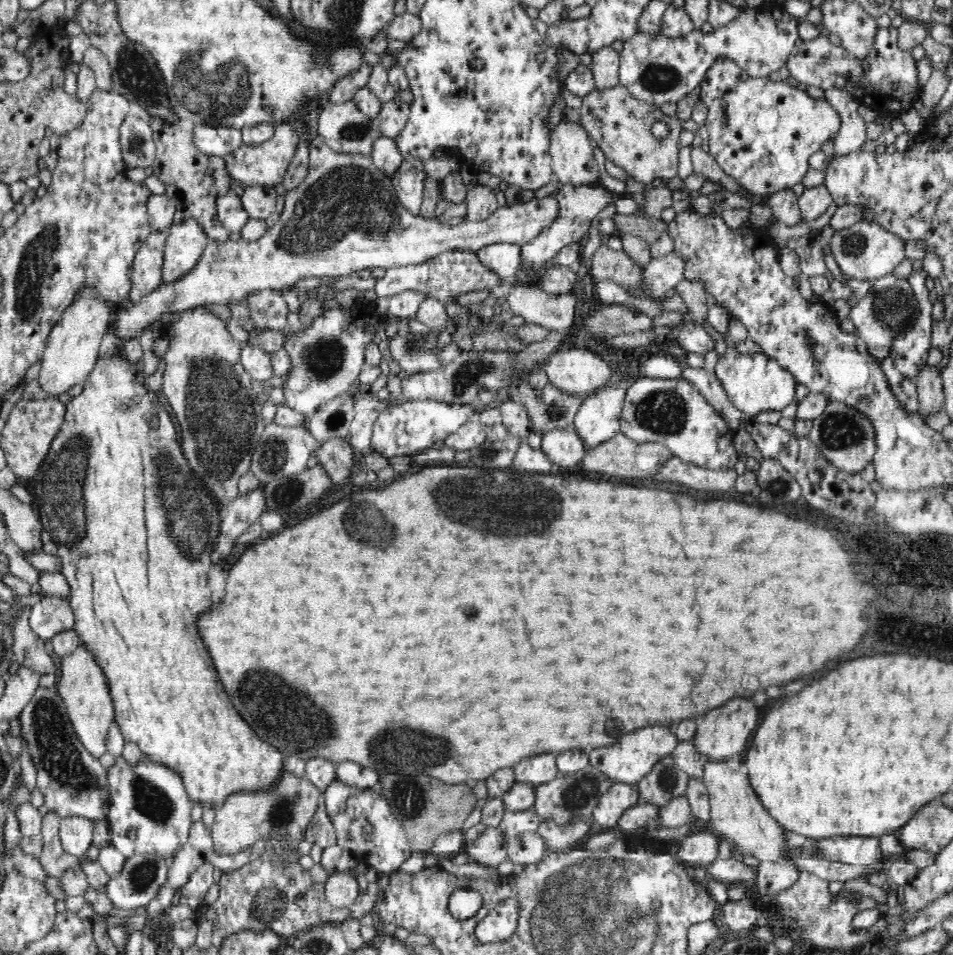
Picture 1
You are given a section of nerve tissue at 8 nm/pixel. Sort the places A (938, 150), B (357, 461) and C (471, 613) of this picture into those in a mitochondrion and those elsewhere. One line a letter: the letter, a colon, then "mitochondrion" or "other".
A: other
B: other
C: other

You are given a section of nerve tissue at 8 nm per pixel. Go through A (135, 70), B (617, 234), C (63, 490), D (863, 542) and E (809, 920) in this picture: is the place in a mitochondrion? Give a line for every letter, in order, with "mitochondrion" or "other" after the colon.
A: mitochondrion
B: other
C: mitochondrion
D: other
E: other

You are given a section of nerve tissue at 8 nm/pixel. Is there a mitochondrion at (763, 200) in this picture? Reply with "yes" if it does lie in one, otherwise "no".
no

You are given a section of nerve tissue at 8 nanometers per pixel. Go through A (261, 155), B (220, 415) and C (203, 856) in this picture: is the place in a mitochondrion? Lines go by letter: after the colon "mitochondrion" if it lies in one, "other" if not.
A: other
B: mitochondrion
C: other

